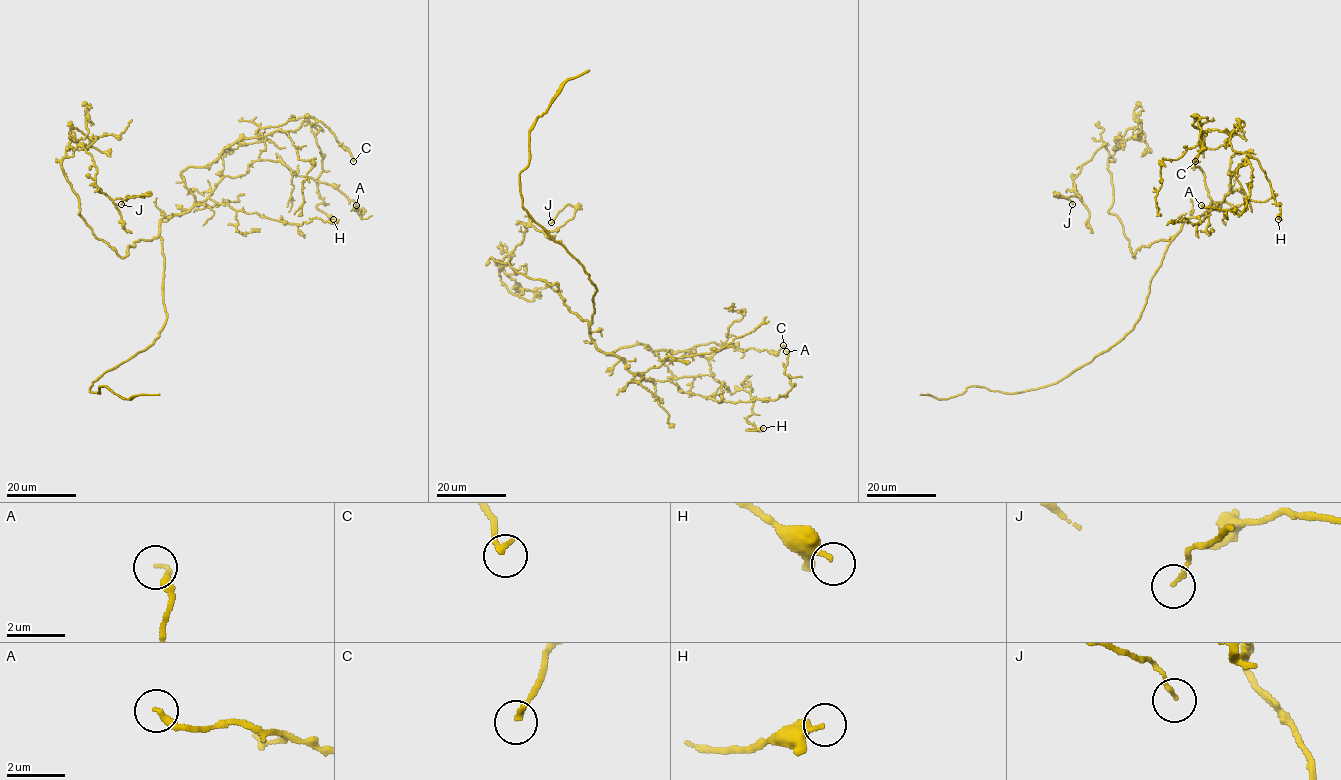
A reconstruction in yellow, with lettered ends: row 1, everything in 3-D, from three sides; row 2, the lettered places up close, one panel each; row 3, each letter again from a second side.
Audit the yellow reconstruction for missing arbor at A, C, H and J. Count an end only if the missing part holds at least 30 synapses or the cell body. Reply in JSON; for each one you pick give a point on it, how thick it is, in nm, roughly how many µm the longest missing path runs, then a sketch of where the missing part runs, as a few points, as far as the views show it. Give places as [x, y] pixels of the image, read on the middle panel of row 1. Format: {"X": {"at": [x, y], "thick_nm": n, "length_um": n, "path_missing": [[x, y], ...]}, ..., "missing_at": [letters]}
{"missing_at": []}

